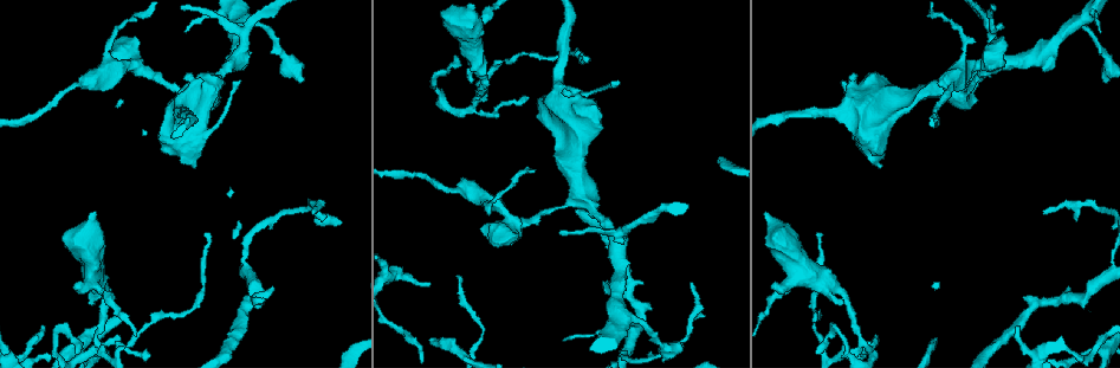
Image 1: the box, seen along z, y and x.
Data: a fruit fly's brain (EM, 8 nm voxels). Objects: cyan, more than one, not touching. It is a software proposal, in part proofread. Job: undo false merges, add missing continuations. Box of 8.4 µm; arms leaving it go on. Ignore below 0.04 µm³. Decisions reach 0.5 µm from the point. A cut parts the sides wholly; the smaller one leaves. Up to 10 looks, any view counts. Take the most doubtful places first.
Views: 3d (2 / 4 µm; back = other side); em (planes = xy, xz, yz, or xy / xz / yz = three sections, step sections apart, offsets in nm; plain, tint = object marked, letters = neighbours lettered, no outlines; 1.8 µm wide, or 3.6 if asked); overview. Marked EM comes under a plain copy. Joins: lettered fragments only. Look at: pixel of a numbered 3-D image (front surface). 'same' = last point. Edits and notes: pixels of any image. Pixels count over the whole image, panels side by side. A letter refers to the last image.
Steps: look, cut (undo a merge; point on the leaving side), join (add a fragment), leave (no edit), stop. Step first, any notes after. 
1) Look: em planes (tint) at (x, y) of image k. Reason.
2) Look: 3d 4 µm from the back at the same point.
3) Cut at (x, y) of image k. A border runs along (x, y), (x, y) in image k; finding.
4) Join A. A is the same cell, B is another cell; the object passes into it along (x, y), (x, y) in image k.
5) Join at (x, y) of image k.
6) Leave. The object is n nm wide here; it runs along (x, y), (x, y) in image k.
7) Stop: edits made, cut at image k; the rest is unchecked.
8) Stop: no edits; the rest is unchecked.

Look: em planes (letters) at (475, 101) of image 1. Three arms meet.

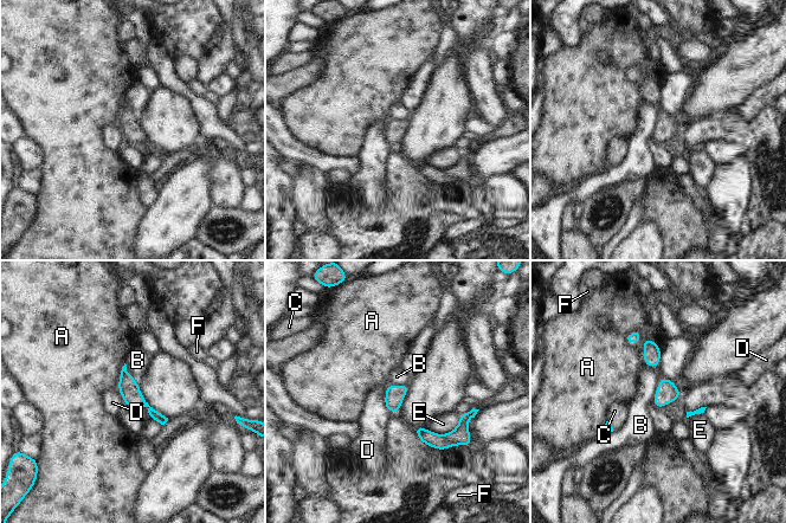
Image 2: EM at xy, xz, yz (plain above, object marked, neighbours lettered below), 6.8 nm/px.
Leave. The object is 130 nm wide here; the longest contact is with E, 260 nm; A, B, C, D, E and F are other cells; continuous, no second neuron.

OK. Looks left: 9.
Look: em yz step 8 (tint) at (133, 67) of image 1. Two arms at a narrow angle.

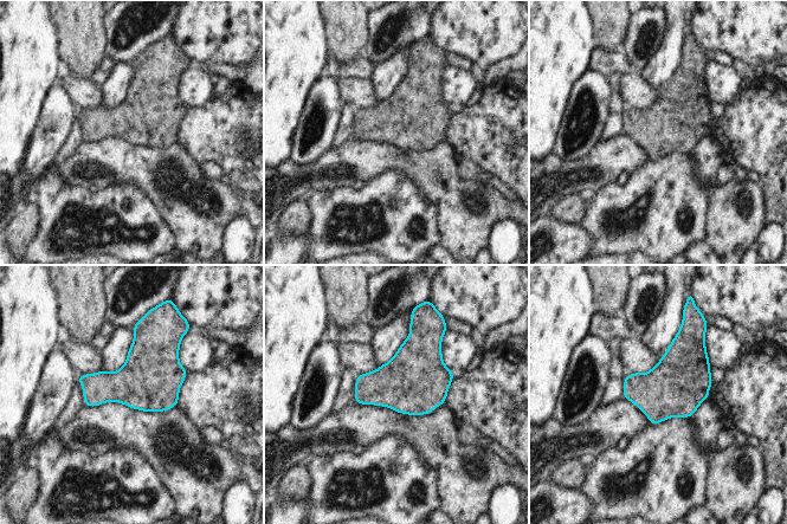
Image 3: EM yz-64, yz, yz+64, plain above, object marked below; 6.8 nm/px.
Look: em xz step 8 (letters) at the same point.

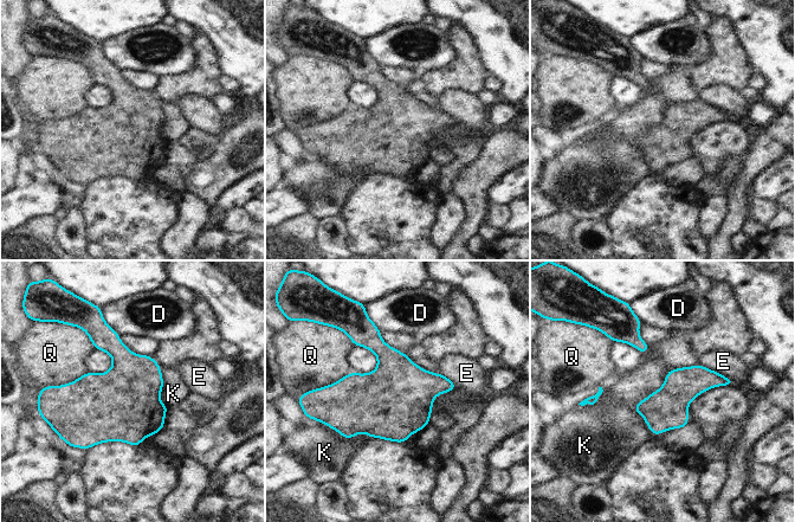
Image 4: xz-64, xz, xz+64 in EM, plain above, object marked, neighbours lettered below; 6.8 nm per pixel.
Leave. D, E, K and Q are other cells; a border runs along (698, 362), (635, 404), (653, 436) in image 4; continuous, no second neuron.

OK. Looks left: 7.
Look: 3d 2 µm from the back at (608, 292) of image 1. Branch stops here.

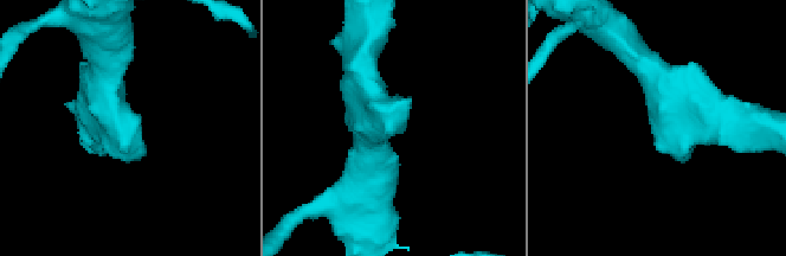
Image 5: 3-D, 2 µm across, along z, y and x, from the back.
Look: em planes (letters) at (388, 129) of image 5. Need the tissue.

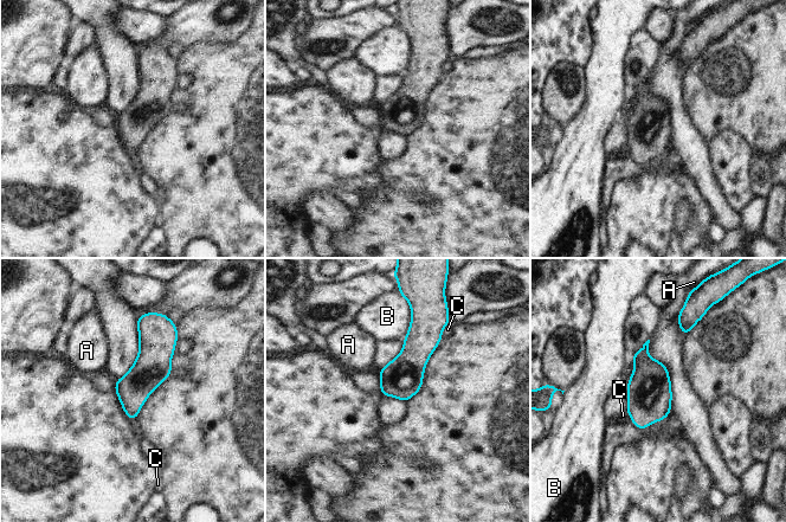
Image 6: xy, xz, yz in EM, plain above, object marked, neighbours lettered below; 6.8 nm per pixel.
Leave. The longest contact is with B, 200 nm; A, B and C are other cells; none of them fits.

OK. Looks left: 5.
Look: em planes (letters) at (957, 95) of image 1. A narrow waist.

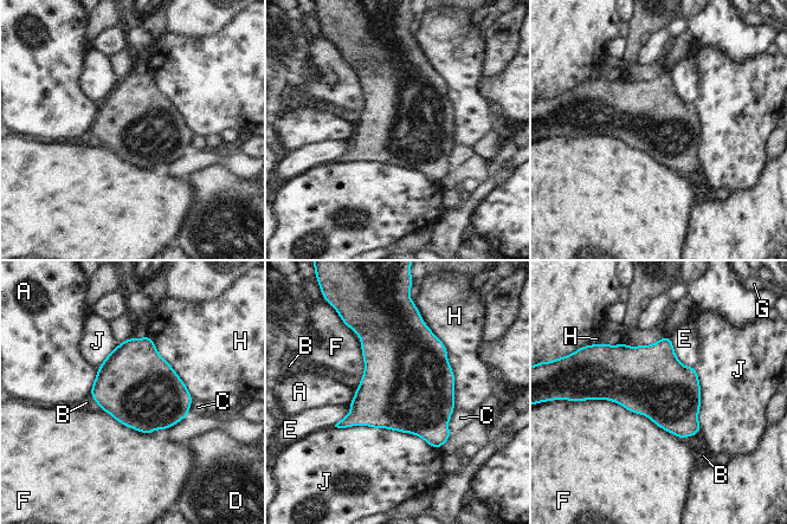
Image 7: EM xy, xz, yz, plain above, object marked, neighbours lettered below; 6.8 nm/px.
Leave. A, B, C, D, E, F, G, H and J are other cells; a border runs along (581, 400), (615, 401), (682, 439) in image 7; all the same neuron.

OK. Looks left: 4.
Stop: no edits; the rest is unchecked.

